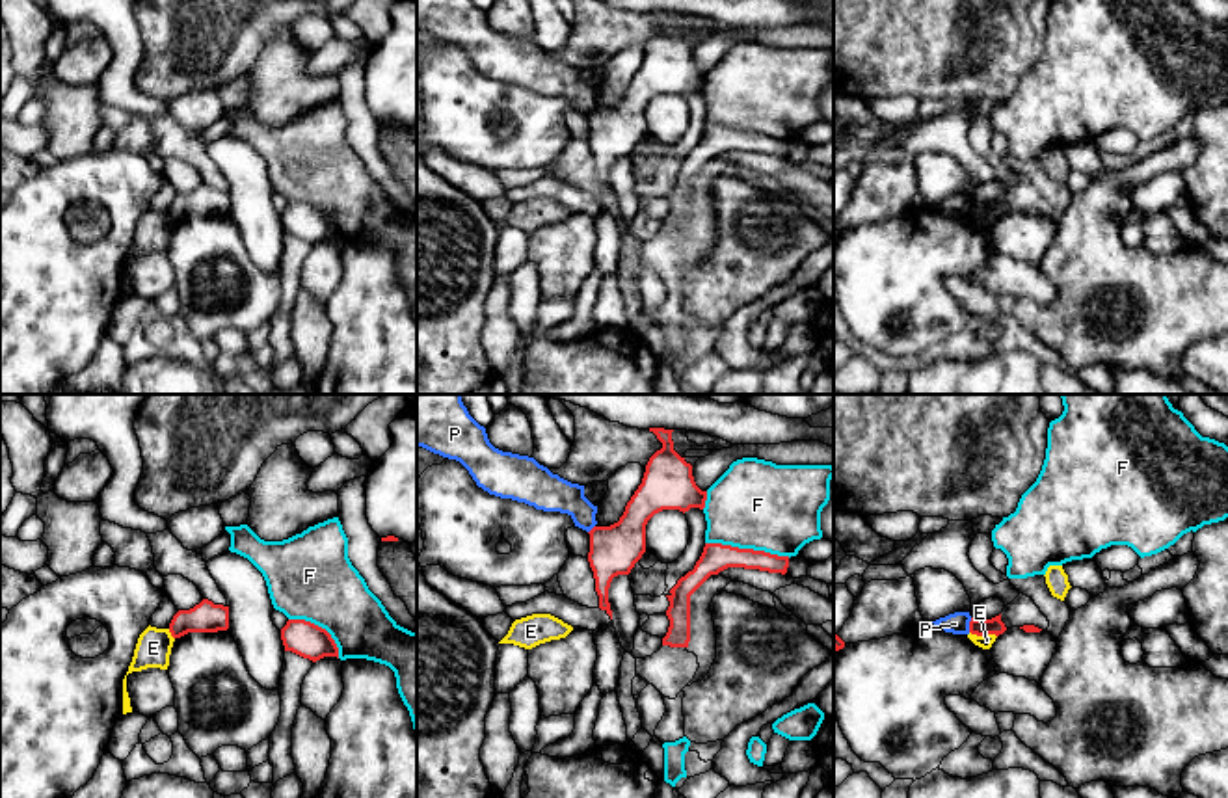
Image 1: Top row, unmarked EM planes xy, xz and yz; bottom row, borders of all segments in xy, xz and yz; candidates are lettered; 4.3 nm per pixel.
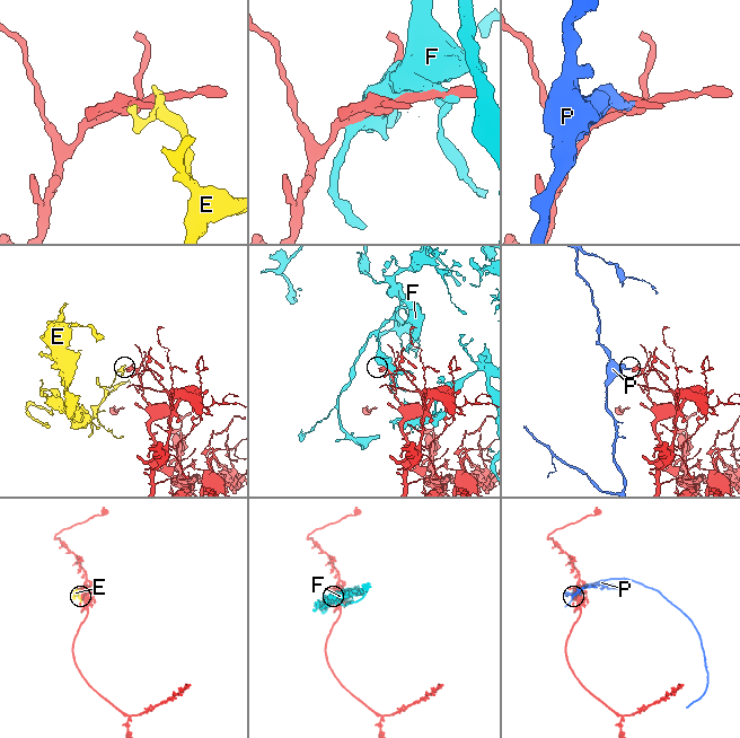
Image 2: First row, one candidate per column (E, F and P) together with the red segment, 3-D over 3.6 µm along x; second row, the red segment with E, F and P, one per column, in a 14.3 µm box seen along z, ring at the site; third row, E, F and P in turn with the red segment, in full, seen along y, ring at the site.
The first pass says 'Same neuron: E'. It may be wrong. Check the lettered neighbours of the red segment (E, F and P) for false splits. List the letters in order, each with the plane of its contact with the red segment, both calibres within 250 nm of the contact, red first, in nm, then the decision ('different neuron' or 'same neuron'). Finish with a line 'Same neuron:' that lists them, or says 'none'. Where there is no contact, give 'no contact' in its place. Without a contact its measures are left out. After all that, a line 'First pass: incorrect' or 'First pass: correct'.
E: meets red in yz; 70 nm thick on the red side, 60 nm on the other; different neuron
F: meets red in xz; 120 nm thick on the red side, 380 nm on the other; different neuron
P: meets red in yz; 70 nm thick on the red side, 100 nm on the other; different neuron
Same neuron: none
First pass: incorrect

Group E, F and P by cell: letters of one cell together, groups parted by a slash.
E / F / P

